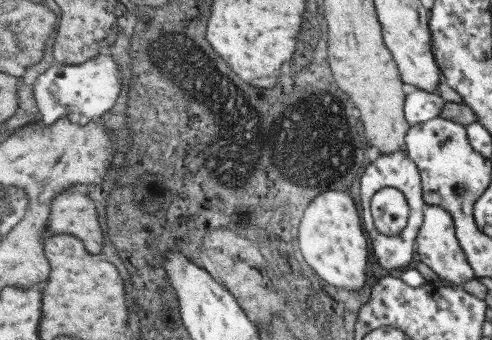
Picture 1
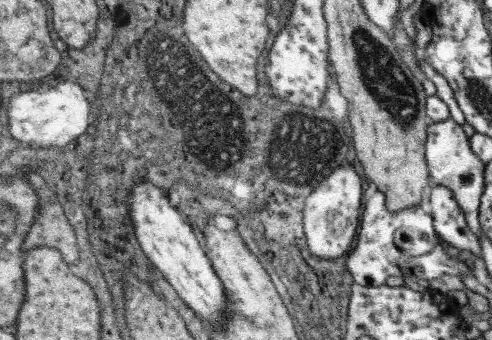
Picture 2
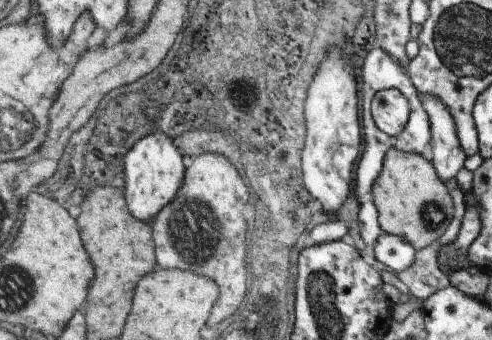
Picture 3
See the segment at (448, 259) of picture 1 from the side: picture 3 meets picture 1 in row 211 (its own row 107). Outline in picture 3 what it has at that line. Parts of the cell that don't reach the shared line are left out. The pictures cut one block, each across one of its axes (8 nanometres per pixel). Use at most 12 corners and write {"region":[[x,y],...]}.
{"region":[[419,94],[429,116],[431,164],[445,184],[463,168],[447,106]]}

